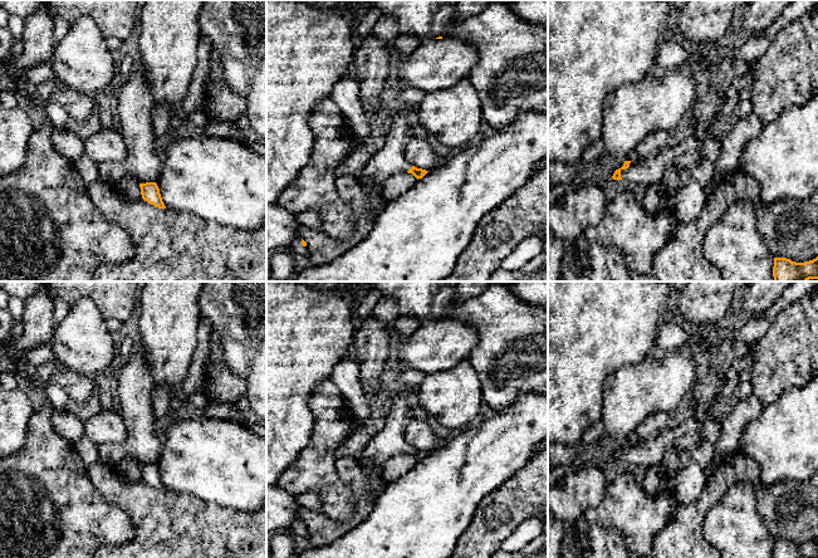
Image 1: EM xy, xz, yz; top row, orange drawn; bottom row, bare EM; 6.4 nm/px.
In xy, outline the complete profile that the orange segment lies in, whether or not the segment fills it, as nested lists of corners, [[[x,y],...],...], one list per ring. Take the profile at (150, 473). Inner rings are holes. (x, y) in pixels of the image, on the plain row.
[[[156,464],[139,465],[139,469],[142,480],[145,483],[153,486],[155,489],[166,490]]]

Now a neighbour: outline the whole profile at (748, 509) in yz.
[[[750,481],[738,483],[728,489],[721,501],[710,510],[702,525],[704,538],[715,547],[721,558],[770,558],[774,539],[759,517],[754,486]]]

